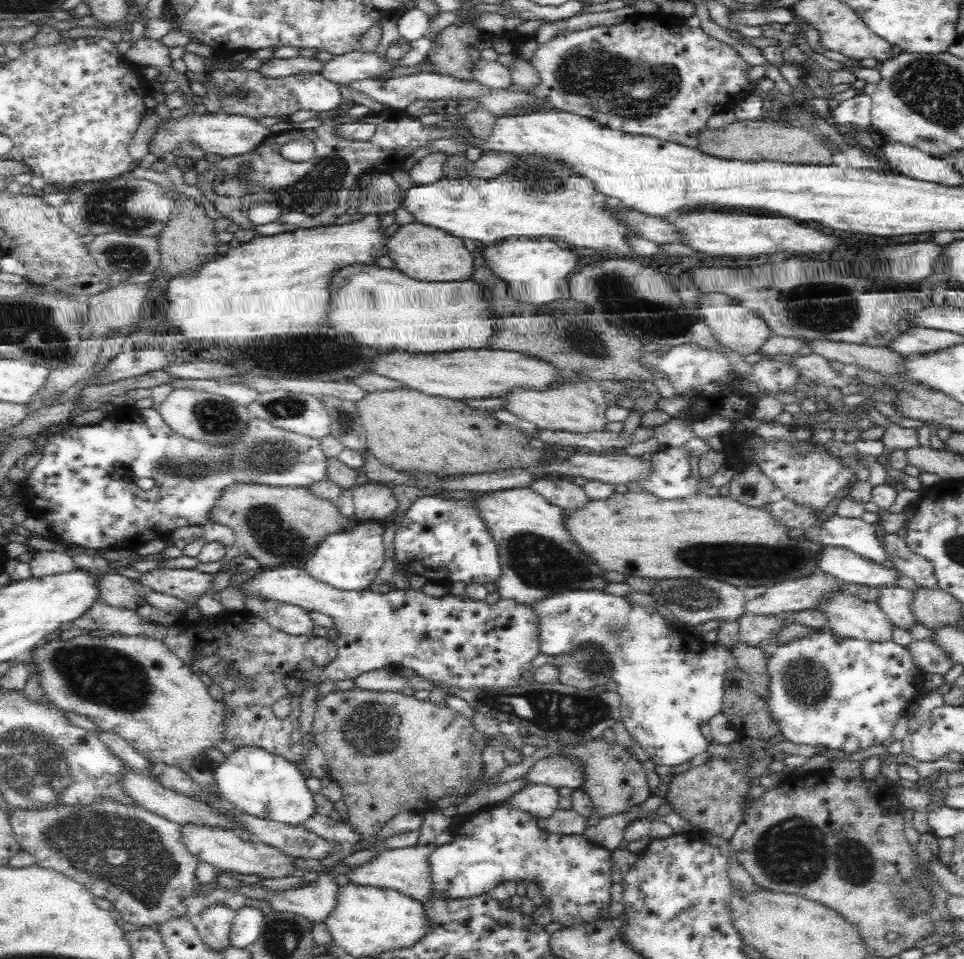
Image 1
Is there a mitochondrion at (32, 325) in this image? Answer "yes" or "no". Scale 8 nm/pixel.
yes

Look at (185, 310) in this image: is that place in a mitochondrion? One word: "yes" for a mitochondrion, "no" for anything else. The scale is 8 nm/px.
no

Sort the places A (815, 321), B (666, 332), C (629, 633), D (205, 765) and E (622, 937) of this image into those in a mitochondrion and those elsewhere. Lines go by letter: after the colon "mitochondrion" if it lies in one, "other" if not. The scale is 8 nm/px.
A: mitochondrion
B: mitochondrion
C: mitochondrion
D: other
E: other

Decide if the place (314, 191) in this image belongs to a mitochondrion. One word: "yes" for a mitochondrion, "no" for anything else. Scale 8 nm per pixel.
yes

